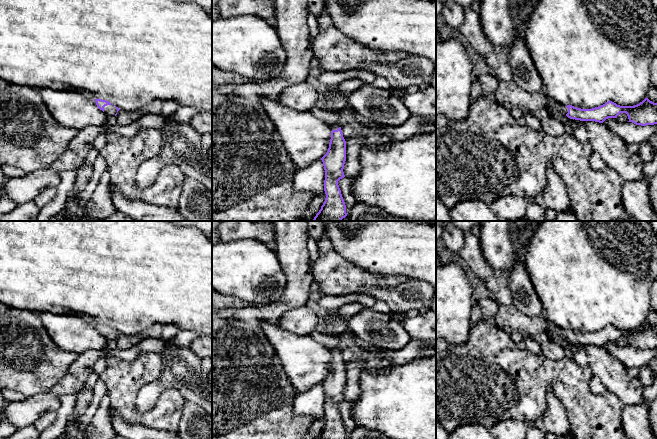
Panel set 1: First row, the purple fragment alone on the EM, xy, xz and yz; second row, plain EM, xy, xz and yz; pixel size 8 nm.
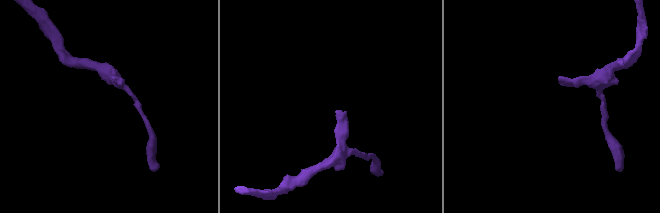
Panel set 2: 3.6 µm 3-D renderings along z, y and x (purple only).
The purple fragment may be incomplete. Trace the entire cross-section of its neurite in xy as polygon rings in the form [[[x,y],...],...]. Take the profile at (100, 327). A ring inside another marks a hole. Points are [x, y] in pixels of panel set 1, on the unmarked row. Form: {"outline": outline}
{"outline": [[[95,323],[97,331],[105,336],[108,340],[109,339],[117,339],[117,336],[120,334],[115,329],[111,328],[109,325],[102,324],[102,323]]]}

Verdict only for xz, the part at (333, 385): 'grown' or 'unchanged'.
grown

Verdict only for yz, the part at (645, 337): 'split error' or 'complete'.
split error

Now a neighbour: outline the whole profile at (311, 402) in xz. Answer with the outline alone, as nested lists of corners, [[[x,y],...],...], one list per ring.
[[[321,383],[296,395],[293,411],[298,416],[313,416],[317,420],[324,415],[325,394]]]

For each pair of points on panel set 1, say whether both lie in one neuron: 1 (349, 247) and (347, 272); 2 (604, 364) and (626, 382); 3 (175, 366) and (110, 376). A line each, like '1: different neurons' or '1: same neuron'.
1: different neurons
2: same neuron
3: different neurons

